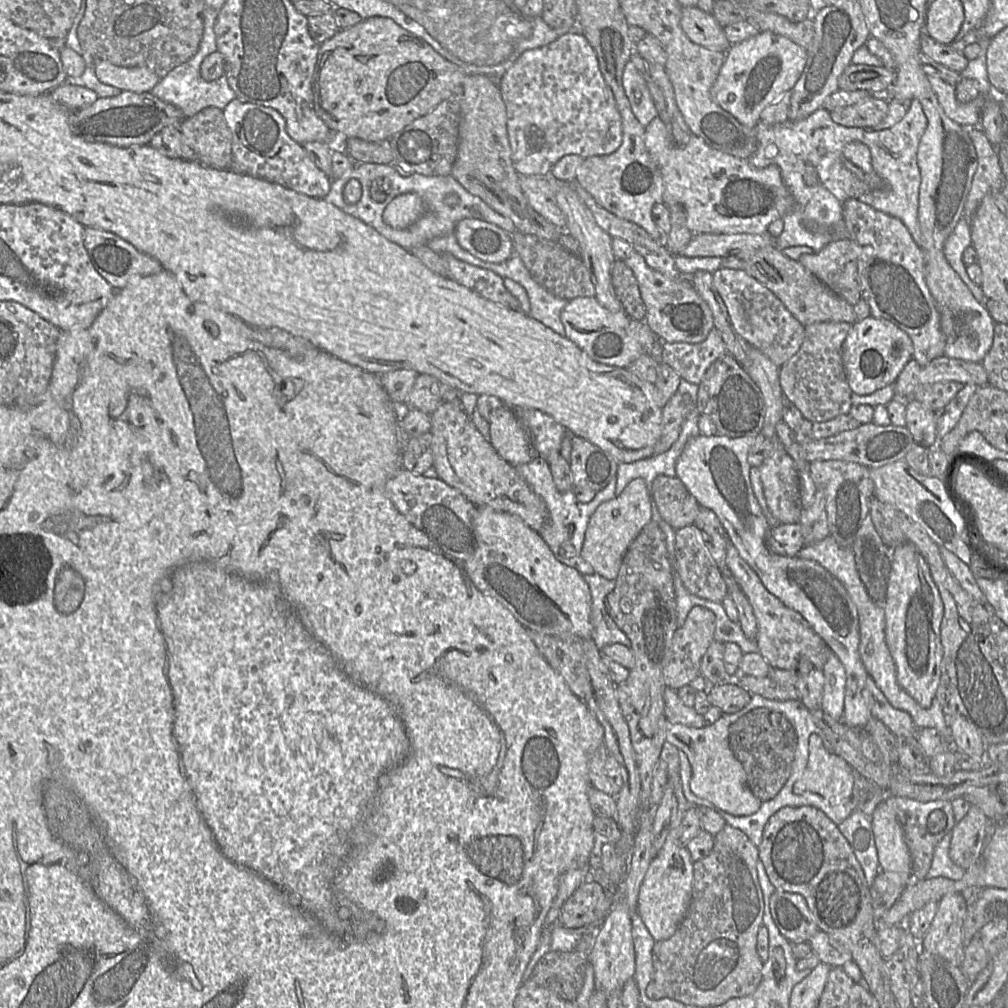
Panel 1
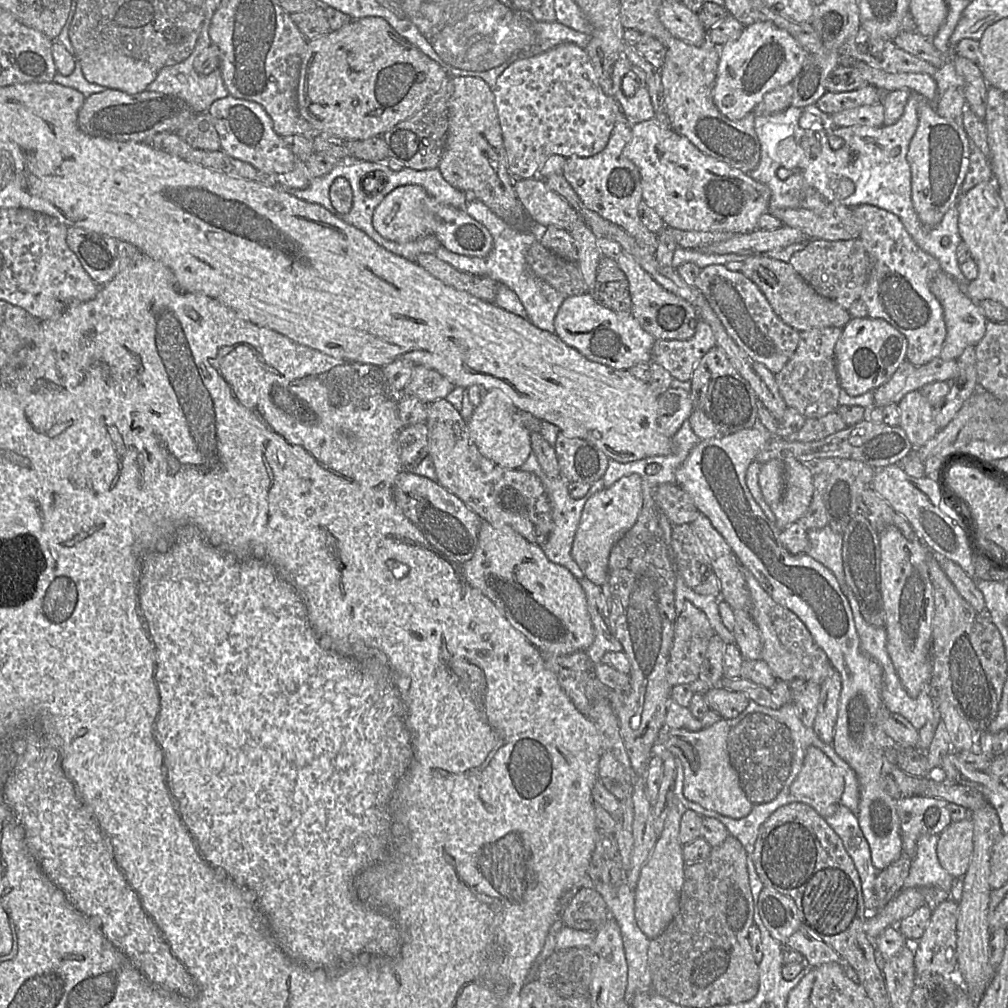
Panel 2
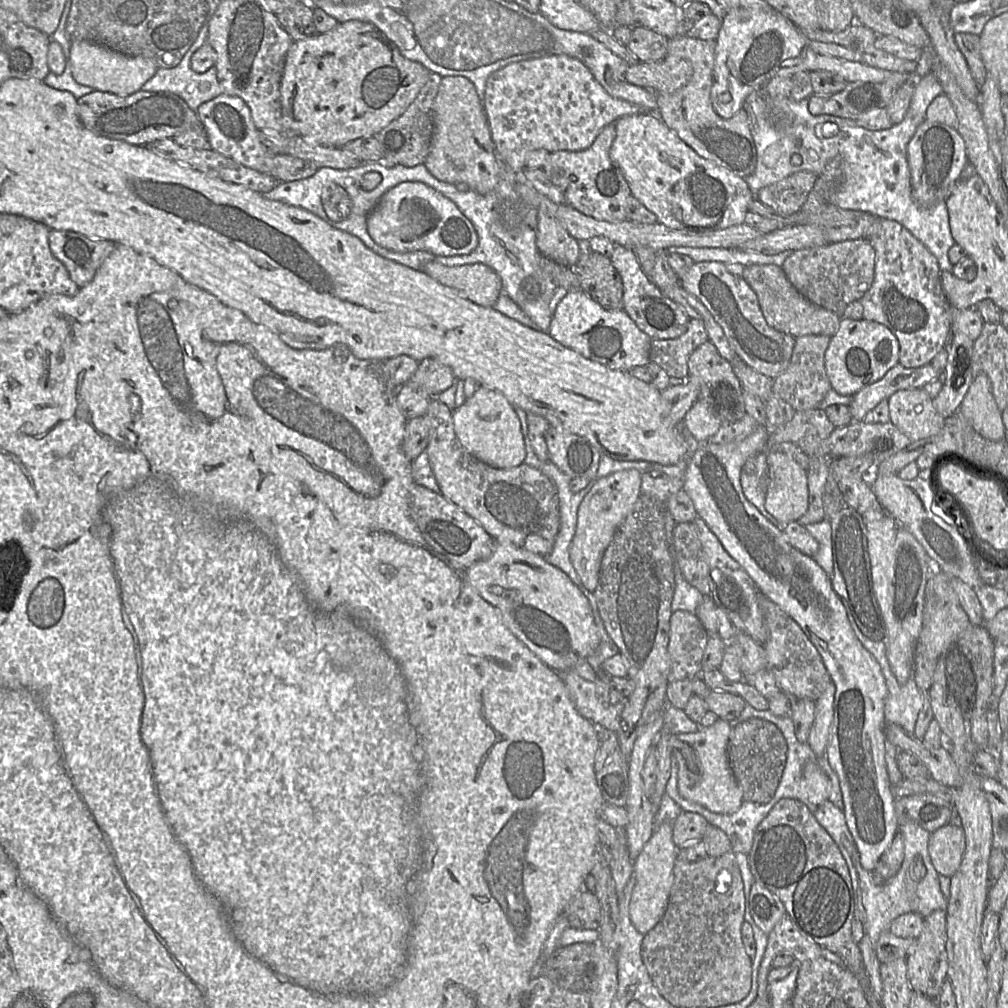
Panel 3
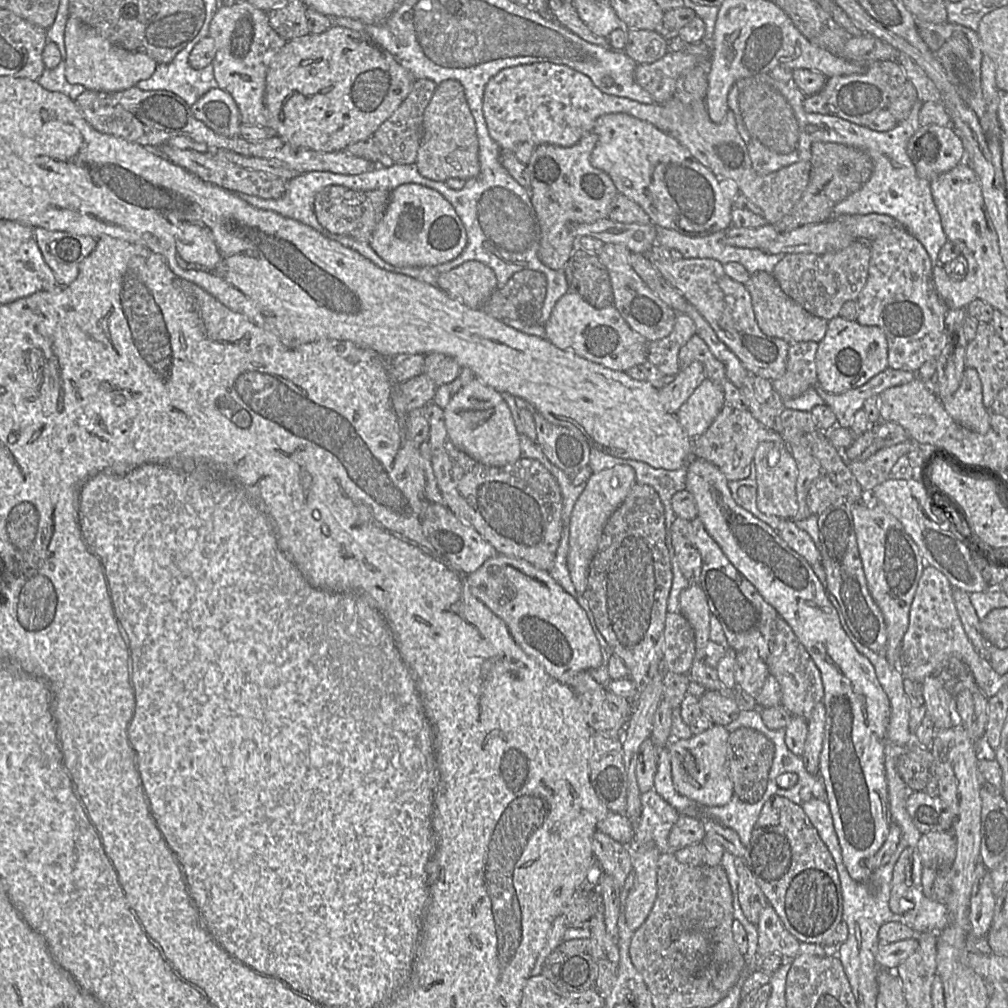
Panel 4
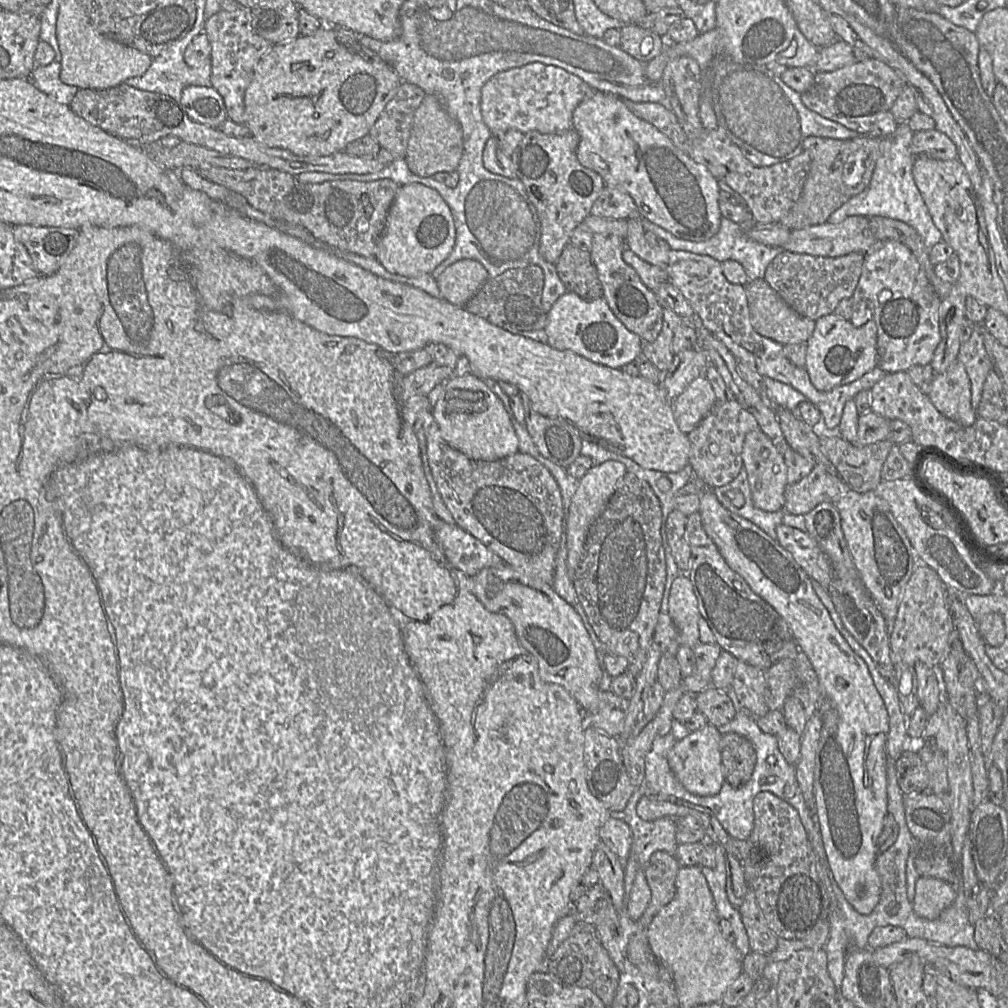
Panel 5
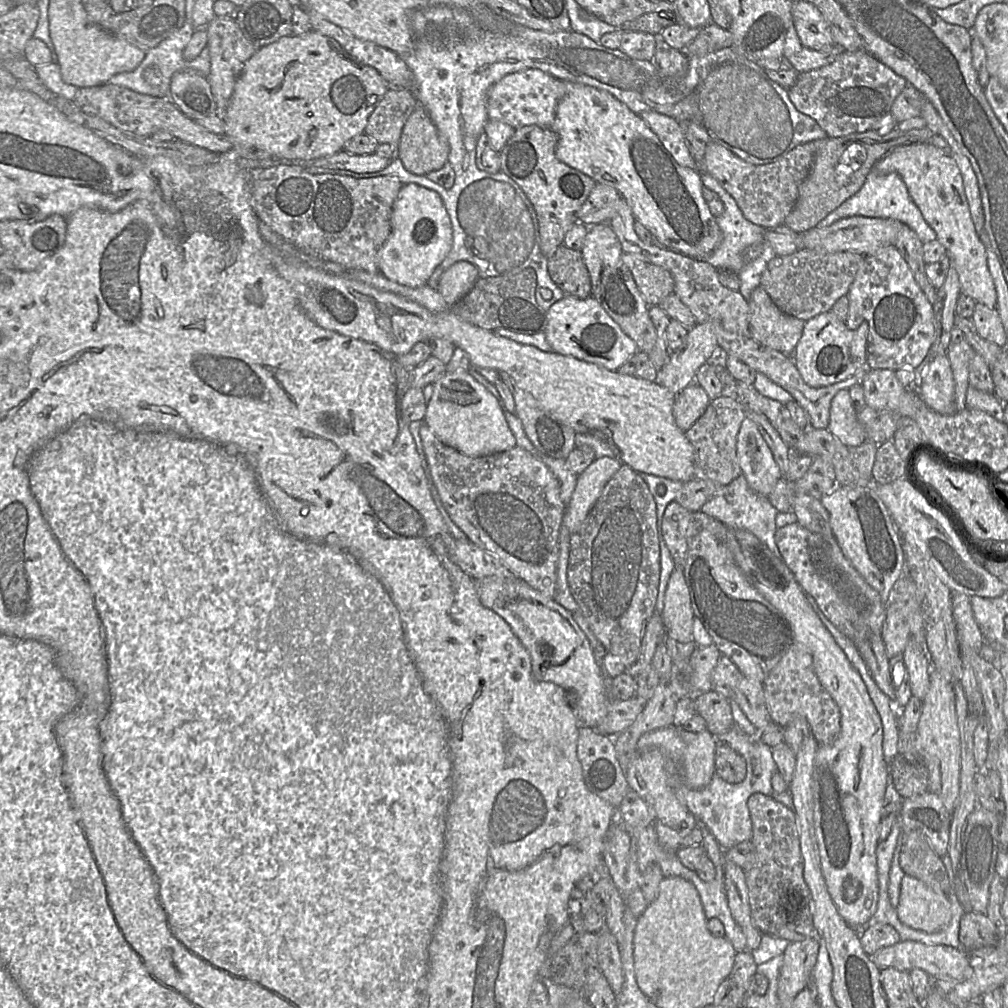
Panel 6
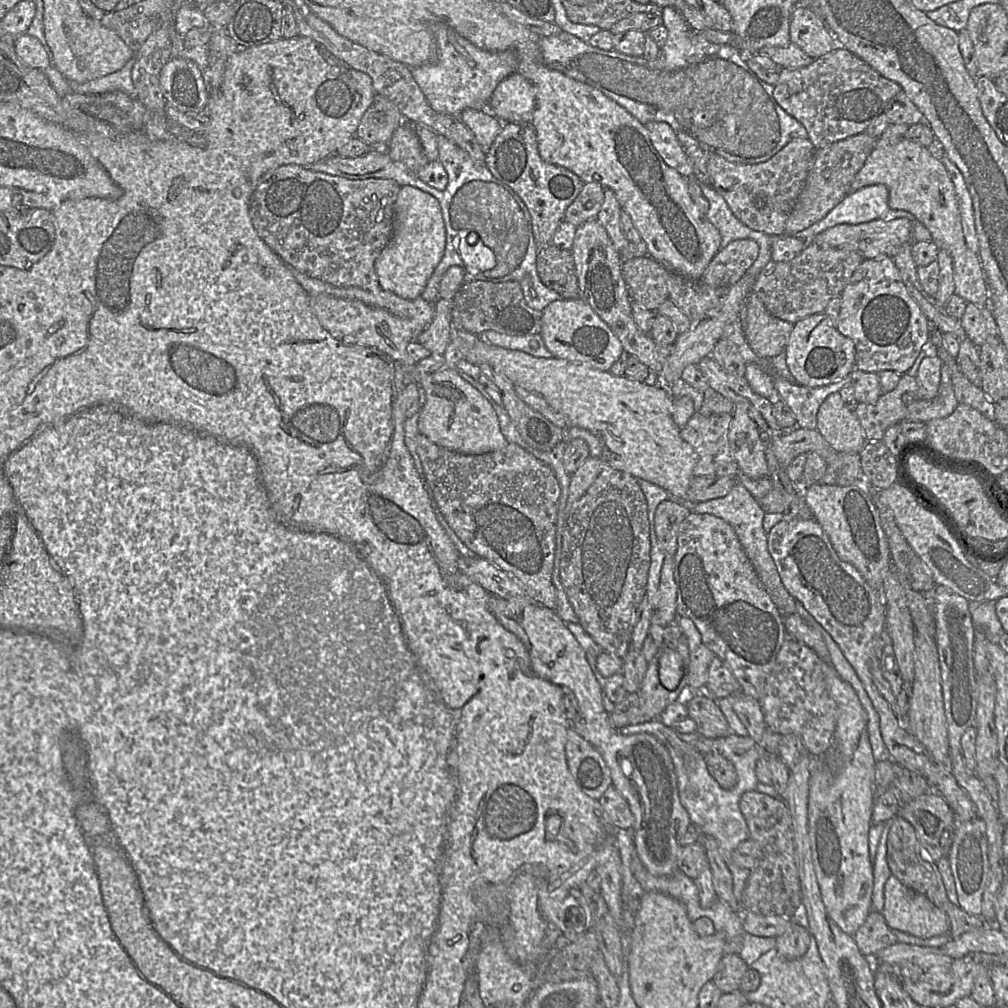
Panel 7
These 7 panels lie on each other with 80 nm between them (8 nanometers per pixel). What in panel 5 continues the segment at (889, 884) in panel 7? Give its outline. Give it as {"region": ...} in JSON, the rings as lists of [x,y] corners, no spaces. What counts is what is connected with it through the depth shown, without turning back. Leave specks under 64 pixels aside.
{"region":[[[919,877],[915,882],[912,907],[919,917],[934,920],[948,908],[955,898],[954,887],[933,877]]]}

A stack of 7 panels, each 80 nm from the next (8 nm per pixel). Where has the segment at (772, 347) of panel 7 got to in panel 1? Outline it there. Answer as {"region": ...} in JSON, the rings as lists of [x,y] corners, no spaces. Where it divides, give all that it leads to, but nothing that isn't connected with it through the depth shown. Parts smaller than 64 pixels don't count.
{"region":[[[776,247],[756,251],[744,260],[744,271],[769,289],[803,325],[820,322],[856,322],[853,306],[839,297],[798,261],[789,259]]]}

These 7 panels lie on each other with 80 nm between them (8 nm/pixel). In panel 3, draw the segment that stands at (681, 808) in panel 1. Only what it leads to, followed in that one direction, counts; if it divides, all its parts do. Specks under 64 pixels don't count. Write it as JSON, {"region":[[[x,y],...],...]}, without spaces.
{"region":[[[664,822],[655,829],[652,837],[633,861],[635,886],[629,904],[629,915],[632,925],[642,935],[656,926],[668,905],[674,880],[673,868],[680,849],[674,844],[672,835],[673,822]]]}

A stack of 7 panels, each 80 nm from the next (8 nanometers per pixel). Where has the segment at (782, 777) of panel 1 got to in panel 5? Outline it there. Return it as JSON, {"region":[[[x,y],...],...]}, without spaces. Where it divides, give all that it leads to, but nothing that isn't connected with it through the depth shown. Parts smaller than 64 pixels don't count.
{"region":[[[736,733],[722,737],[720,744],[723,775],[732,787],[740,788],[751,778],[757,762],[752,743]]]}

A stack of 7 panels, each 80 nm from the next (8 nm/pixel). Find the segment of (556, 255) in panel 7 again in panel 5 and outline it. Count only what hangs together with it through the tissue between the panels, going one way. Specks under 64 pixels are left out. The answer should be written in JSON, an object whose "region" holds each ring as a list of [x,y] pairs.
{"region":[[[568,244],[555,267],[567,292],[576,293],[585,300],[603,297],[603,287],[590,251]]]}

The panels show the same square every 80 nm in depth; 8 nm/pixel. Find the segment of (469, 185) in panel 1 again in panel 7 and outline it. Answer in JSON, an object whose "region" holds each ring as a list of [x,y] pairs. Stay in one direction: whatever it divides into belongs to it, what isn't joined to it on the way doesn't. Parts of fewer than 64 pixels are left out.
{"region":[[[404,121],[388,142],[388,154],[392,161],[399,162],[417,173],[429,163],[413,124]]]}

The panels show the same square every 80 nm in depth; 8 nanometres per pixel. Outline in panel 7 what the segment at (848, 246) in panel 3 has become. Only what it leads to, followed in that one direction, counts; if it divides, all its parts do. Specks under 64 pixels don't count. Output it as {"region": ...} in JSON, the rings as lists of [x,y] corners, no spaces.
{"region":[[[809,241],[792,260],[770,261],[758,275],[753,293],[771,315],[794,324],[812,314],[822,313],[829,301],[842,293],[863,260],[855,251]]]}

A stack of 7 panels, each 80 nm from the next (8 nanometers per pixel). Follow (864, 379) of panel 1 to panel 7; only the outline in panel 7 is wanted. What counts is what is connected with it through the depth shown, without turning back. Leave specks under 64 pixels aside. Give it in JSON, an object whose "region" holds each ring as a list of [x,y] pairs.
{"region":[[[824,312],[812,314],[794,323],[785,347],[787,367],[801,385],[819,387],[843,379],[855,369],[855,346],[842,335]]]}

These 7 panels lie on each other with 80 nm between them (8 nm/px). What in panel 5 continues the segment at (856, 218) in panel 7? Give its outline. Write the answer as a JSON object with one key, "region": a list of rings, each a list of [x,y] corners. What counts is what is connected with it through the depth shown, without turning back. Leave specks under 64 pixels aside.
{"region":[[[902,123],[891,135],[882,137],[884,139],[884,152],[876,161],[869,185],[835,210],[827,219],[828,223],[840,223],[850,216],[866,216],[868,218],[882,216],[900,220],[917,231],[923,240],[927,254],[936,243],[943,241],[942,234],[934,224],[913,178],[914,157],[910,152],[913,135],[914,132],[908,123]]]}

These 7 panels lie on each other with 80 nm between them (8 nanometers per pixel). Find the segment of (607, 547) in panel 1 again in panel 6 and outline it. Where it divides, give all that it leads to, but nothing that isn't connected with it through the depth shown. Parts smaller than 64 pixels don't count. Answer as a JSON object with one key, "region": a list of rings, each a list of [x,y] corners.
{"region":[[[602,457],[595,459],[583,473],[578,475],[576,487],[563,517],[570,535],[579,531],[605,485],[622,464],[620,460]]]}

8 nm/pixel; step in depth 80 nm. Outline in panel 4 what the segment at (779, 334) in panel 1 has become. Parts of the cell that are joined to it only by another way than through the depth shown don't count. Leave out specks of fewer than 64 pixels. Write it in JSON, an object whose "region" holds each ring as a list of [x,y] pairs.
{"region":[[[651,251],[643,254],[663,278],[698,310],[717,337],[737,356],[748,372],[768,380],[784,375],[790,344],[761,331],[755,319],[749,291],[744,284],[726,275],[723,264],[711,258],[684,257],[674,262],[664,262]]]}

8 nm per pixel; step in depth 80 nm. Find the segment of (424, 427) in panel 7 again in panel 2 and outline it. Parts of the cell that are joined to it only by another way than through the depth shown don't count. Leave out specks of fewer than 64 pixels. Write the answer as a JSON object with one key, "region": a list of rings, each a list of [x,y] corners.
{"region":[[[488,391],[467,421],[470,437],[479,452],[506,469],[519,469],[532,452],[531,432],[522,422],[522,413],[499,391]]]}

